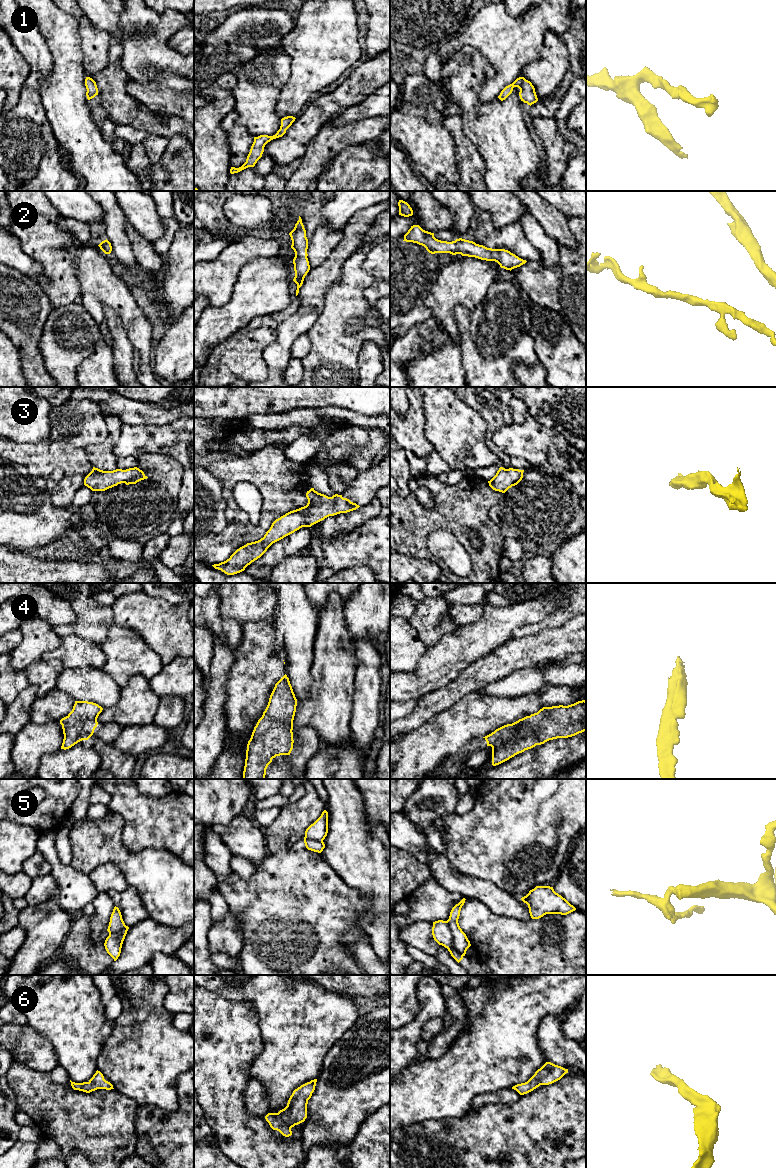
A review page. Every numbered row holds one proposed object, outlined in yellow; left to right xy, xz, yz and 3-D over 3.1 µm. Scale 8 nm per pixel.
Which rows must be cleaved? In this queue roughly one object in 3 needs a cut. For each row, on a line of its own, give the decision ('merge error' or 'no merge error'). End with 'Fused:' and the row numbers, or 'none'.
1: no merge error
2: no merge error
3: no merge error
4: no merge error
5: merge error
6: no merge error
Fused: 5

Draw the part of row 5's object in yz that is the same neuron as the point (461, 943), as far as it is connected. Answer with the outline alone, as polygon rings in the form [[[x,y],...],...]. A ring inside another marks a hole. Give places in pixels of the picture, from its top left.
[[[463,898],[452,908],[449,919],[447,920],[449,928],[452,932],[452,936],[454,938],[453,944],[455,950],[463,956],[465,956],[467,949],[471,946],[470,941],[468,940],[466,934],[462,931],[458,923],[460,911],[465,903],[465,900],[466,899]]]

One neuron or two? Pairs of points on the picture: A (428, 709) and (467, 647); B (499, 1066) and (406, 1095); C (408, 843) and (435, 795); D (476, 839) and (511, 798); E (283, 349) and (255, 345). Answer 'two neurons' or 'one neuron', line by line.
A: two neurons
B: one neuron
C: two neurons
D: one neuron
E: two neurons

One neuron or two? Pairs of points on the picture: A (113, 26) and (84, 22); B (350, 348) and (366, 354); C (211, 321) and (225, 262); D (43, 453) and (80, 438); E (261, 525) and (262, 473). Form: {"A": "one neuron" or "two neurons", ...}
{"A": "two neurons", "B": "two neurons", "C": "two neurons", "D": "two neurons", "E": "one neuron"}

